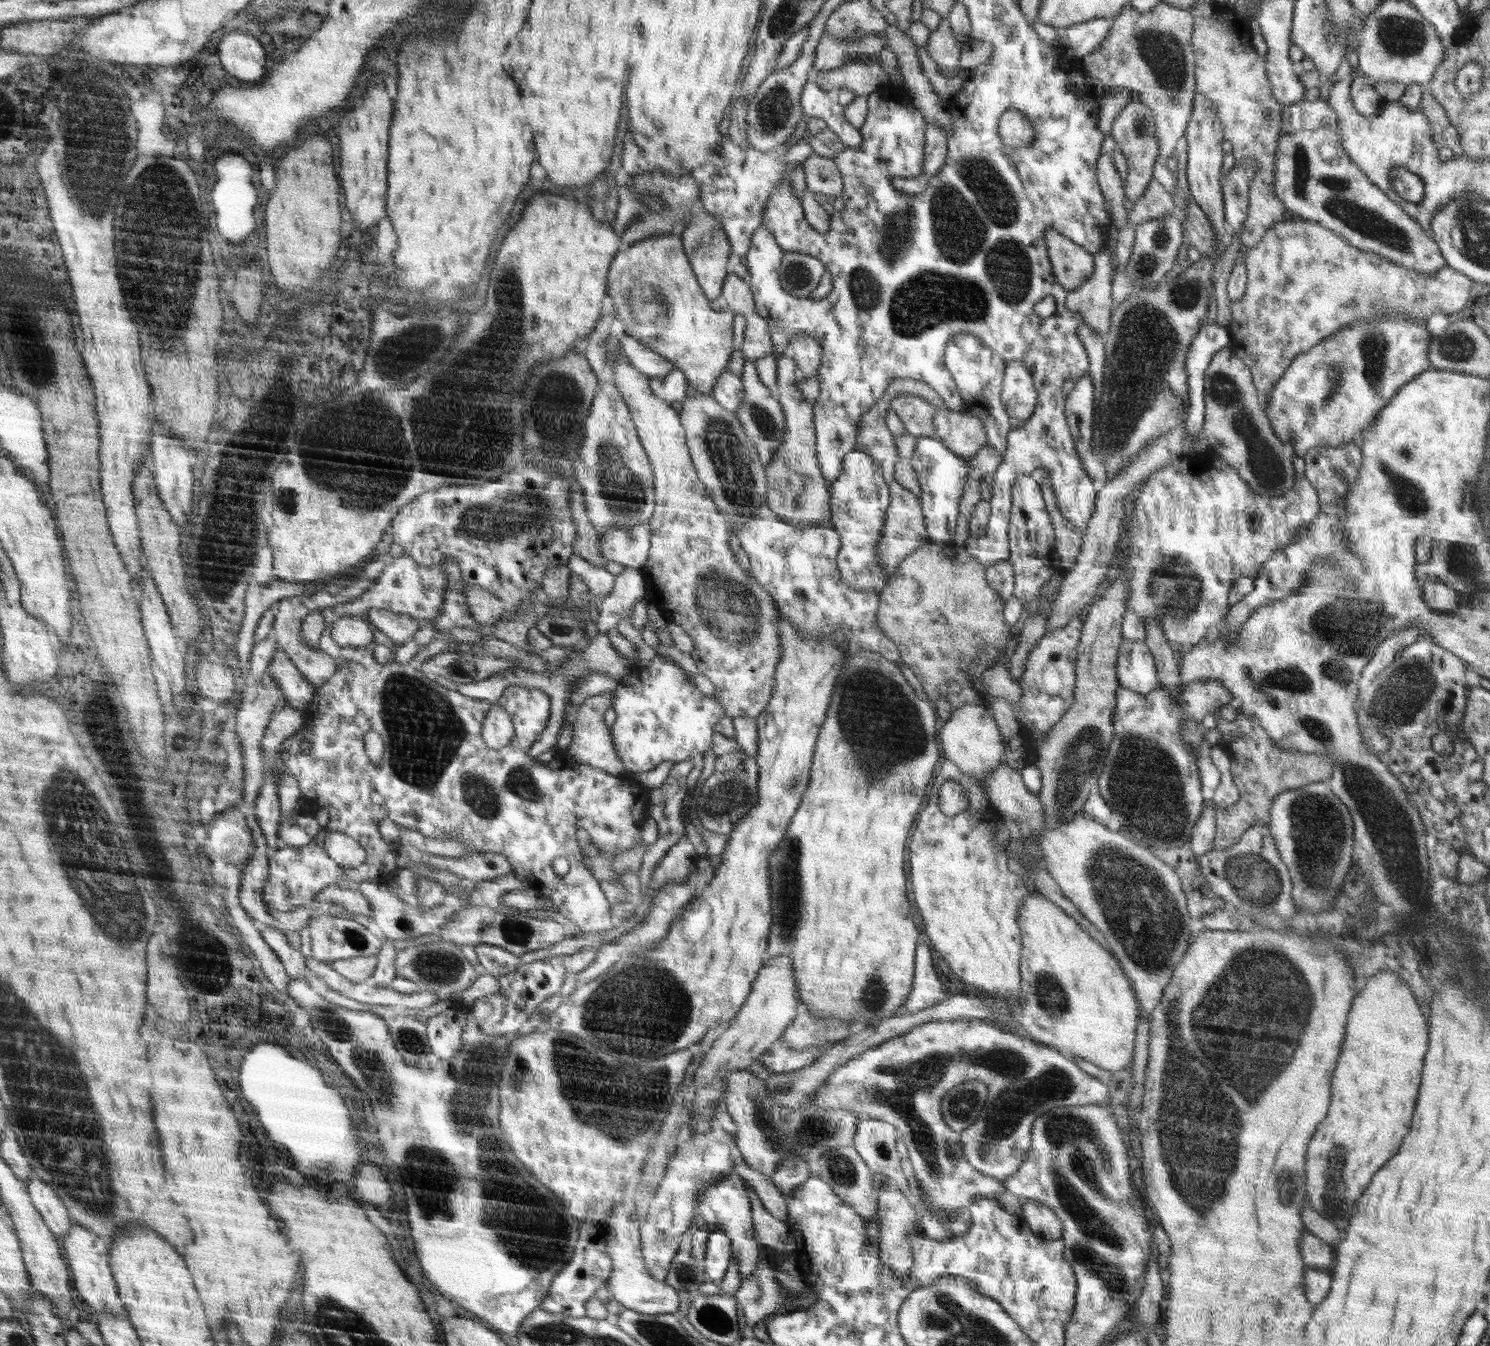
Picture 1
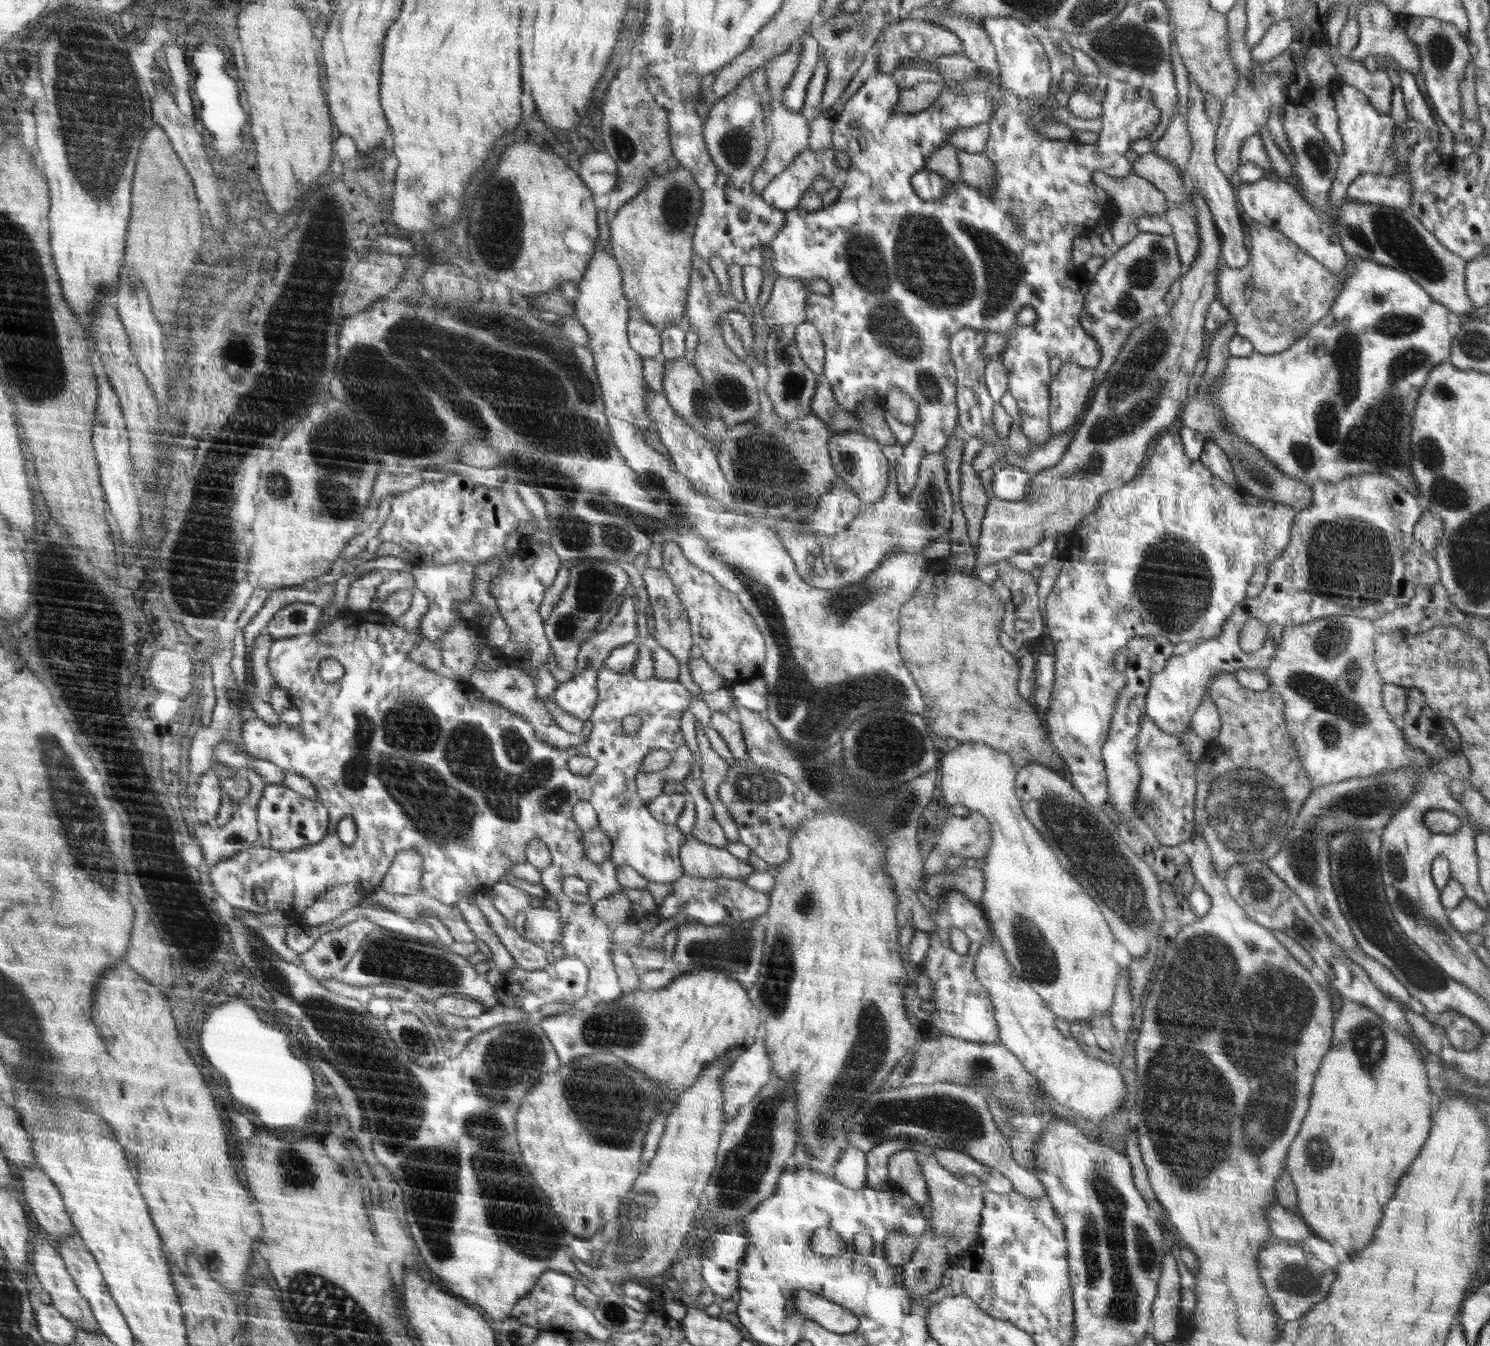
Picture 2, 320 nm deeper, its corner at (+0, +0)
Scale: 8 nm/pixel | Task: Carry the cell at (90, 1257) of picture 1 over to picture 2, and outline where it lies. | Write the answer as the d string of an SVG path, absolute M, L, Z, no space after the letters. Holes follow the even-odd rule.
M39 1168L20 1170L25 1198L36 1222L58 1242L70 1235L77 1236L75 1226L66 1210L61 1191Z

